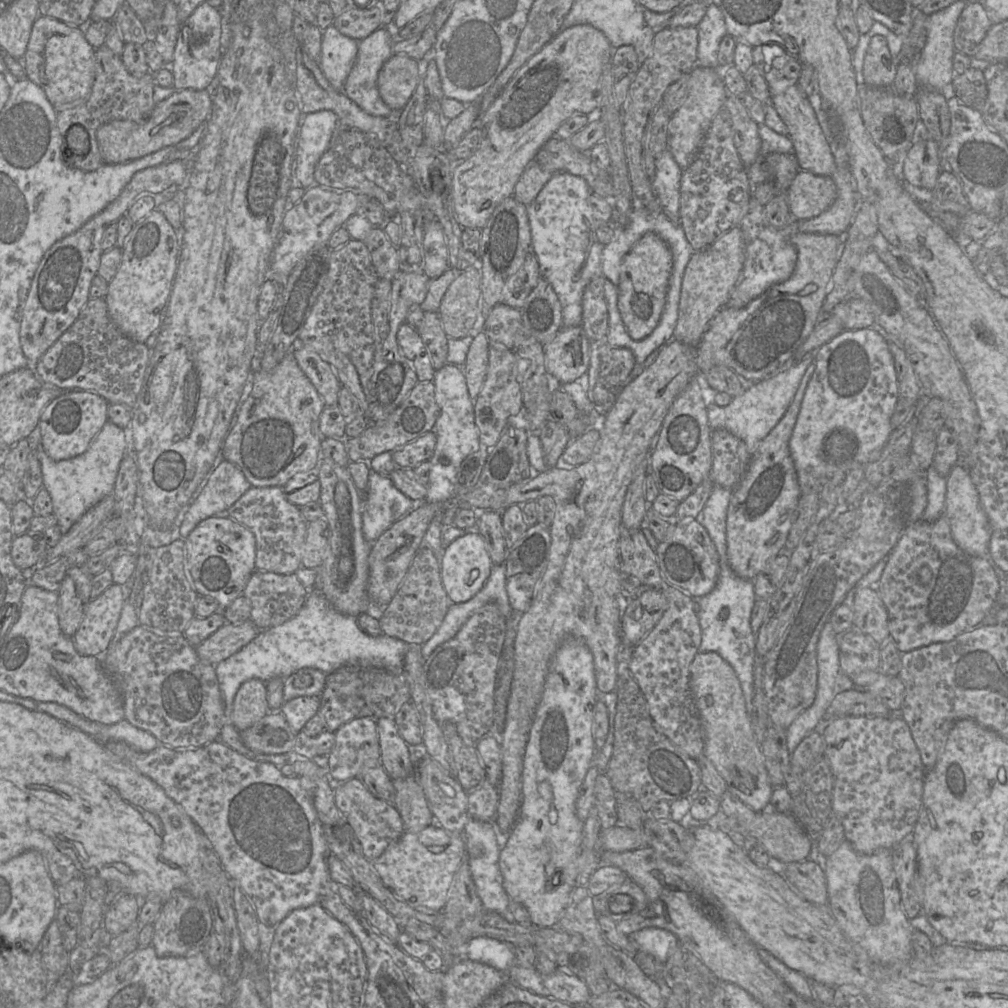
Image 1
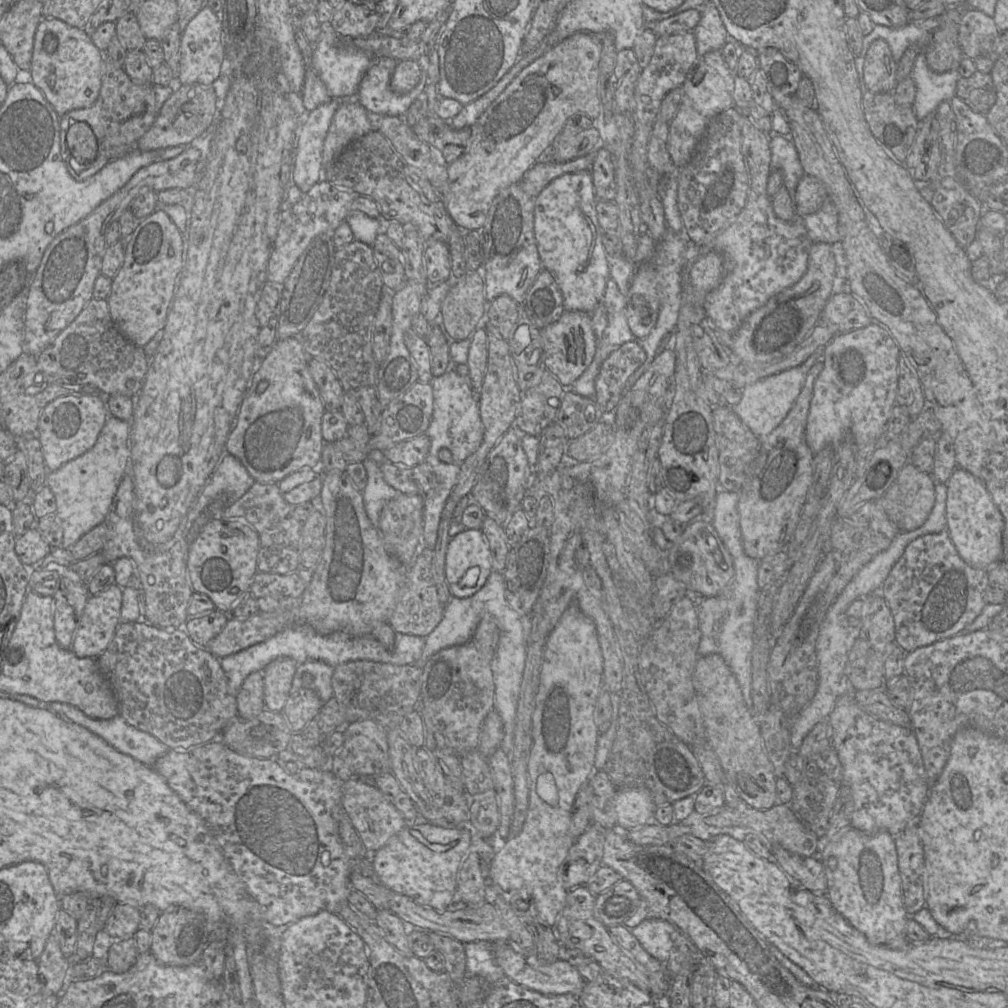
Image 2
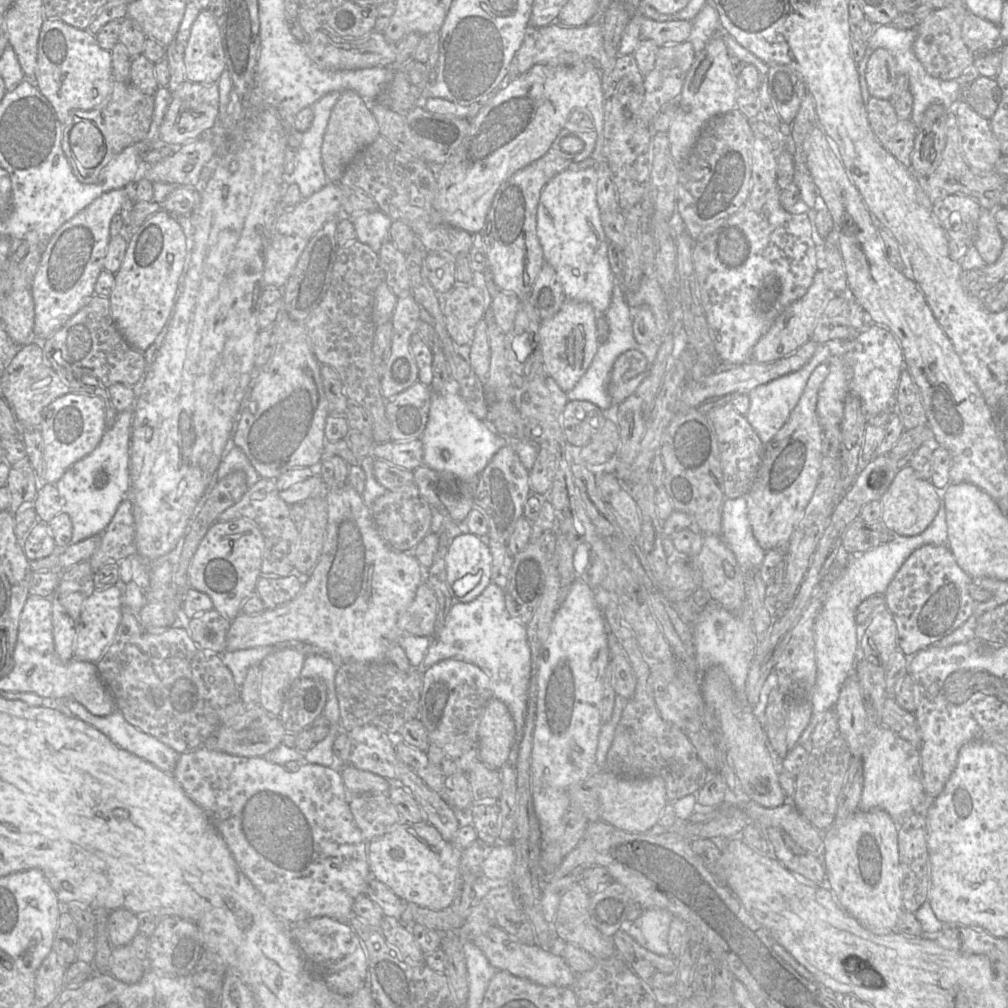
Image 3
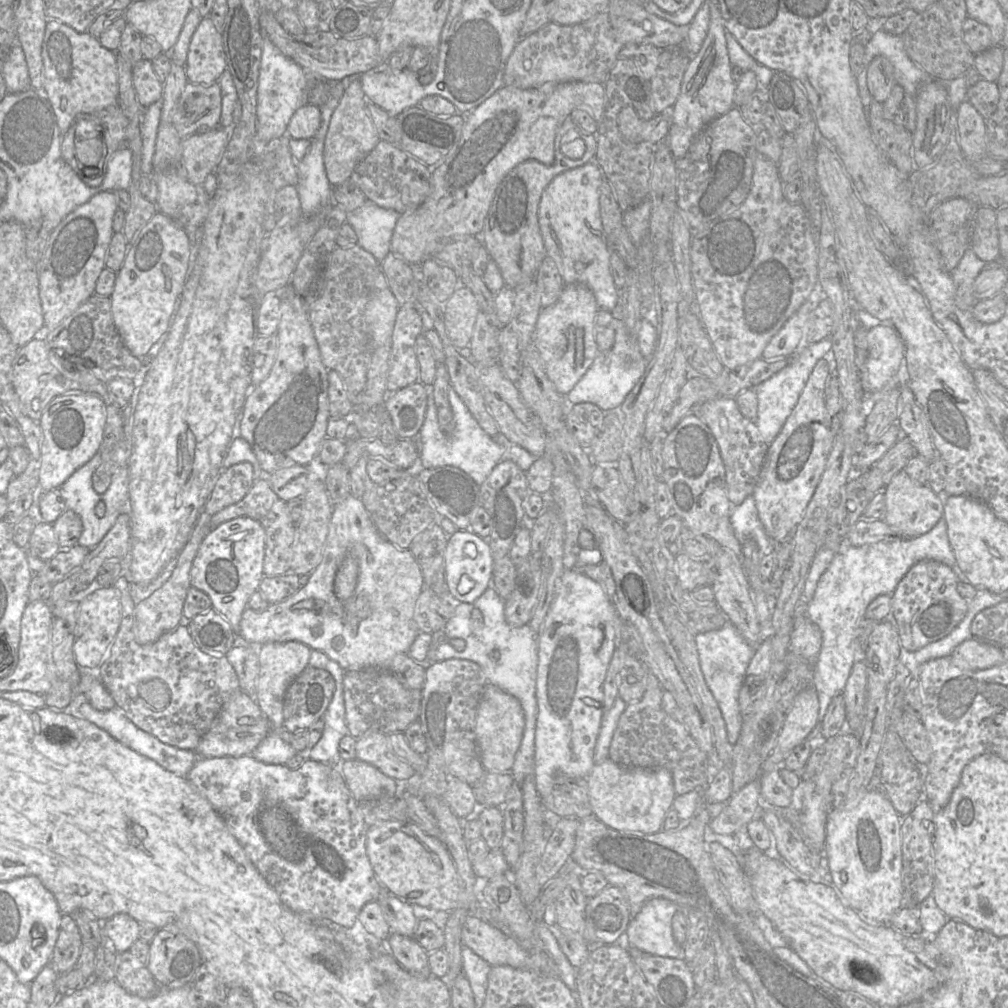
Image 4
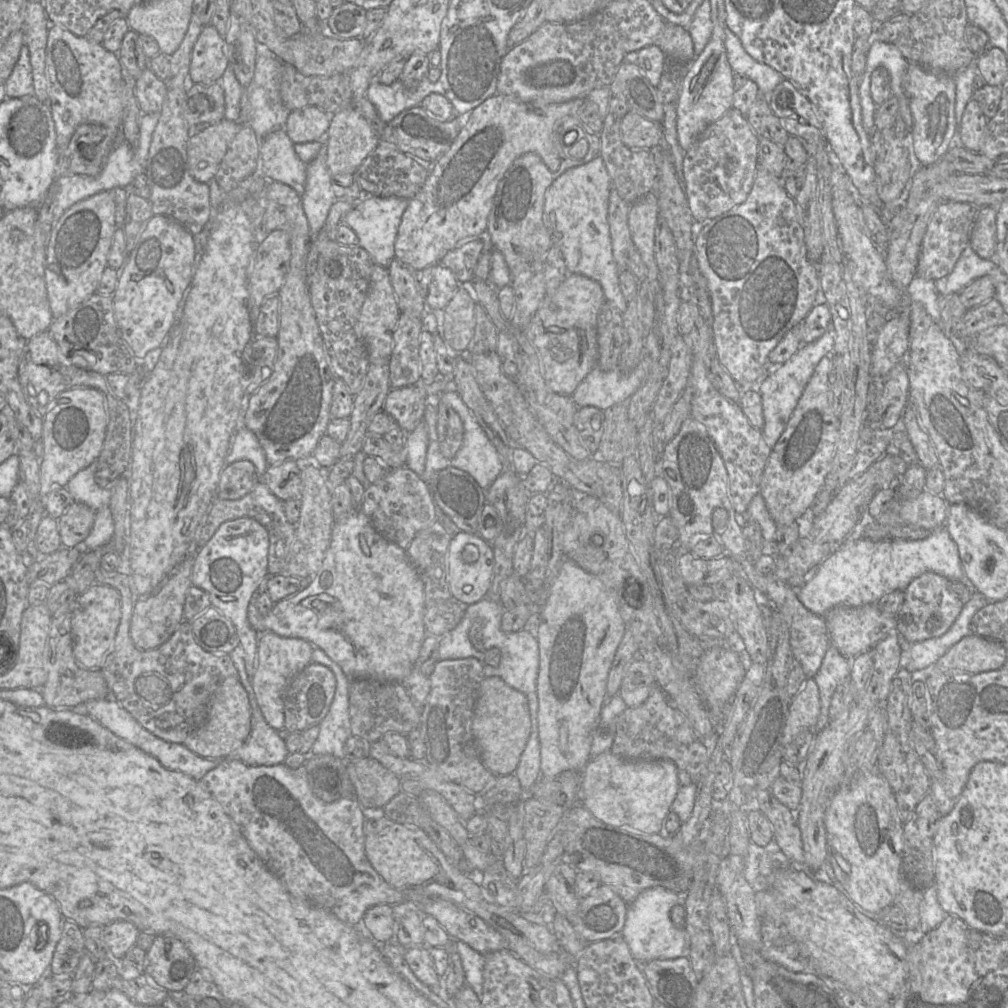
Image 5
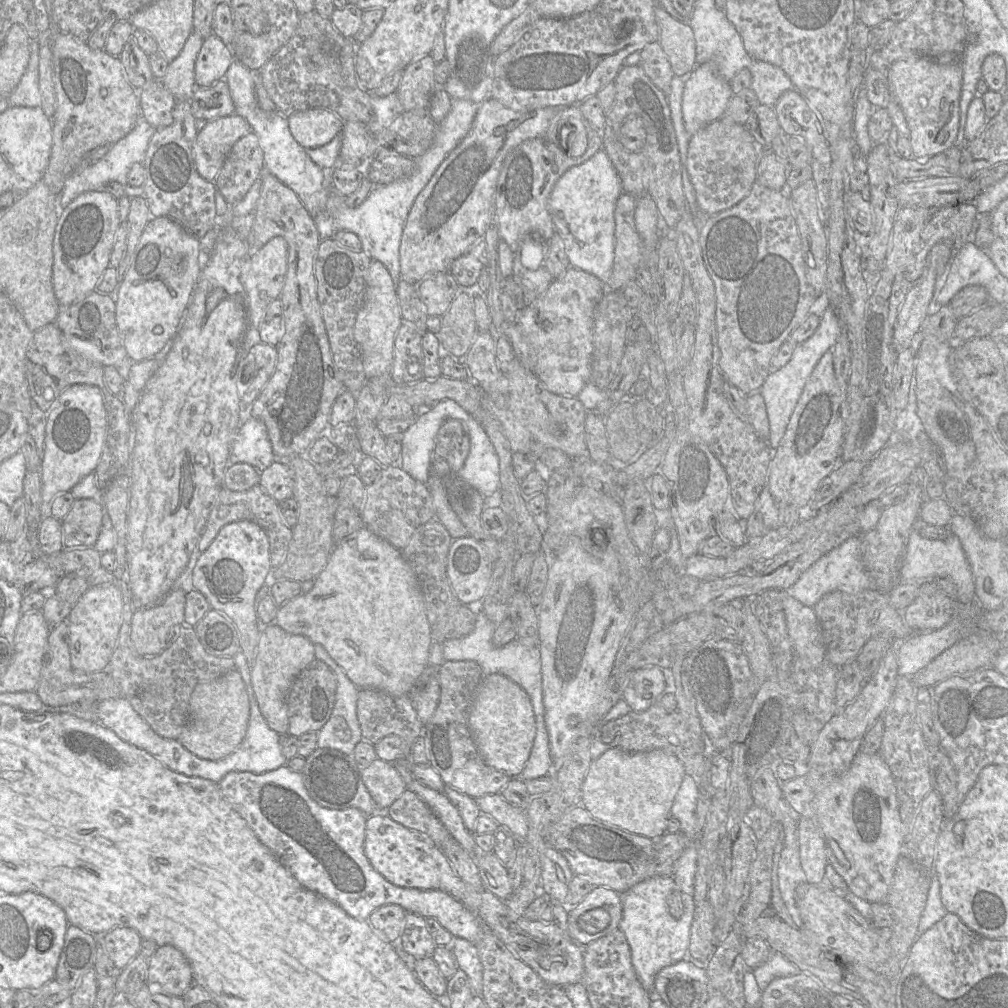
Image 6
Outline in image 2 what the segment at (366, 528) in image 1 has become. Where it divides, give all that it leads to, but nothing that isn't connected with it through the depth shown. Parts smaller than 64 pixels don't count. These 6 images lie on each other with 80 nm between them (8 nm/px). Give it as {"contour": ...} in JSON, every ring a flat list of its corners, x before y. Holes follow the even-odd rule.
{"contour":[[367,457,362,464,367,473,367,484,362,492,364,507,373,526,378,528,380,513,384,505,402,492,397,491,384,480,382,471,374,460]]}

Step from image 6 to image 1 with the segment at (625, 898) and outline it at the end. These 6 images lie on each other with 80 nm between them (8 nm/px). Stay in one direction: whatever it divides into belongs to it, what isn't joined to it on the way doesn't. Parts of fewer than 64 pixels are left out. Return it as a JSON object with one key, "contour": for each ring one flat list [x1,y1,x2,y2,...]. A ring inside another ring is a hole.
{"contour":[[655,927,644,928,629,937,638,949,653,955,662,963,666,963,680,945,672,932]]}

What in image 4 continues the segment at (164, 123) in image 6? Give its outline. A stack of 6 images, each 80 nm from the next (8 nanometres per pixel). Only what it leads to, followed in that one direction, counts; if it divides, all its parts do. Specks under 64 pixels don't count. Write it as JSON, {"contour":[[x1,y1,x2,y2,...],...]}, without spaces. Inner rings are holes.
{"contour":[[142,58,132,66,132,80,142,108,148,108,163,97,163,83,158,80,150,60]]}

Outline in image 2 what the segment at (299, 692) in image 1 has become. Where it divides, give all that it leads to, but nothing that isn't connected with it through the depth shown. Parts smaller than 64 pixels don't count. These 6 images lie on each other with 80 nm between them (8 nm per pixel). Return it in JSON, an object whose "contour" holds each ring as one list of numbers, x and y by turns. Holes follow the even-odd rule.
{"contour":[[310,660,298,665,291,685,290,693,300,689,310,689,317,693,323,703,334,696,332,676,334,667,319,661]]}

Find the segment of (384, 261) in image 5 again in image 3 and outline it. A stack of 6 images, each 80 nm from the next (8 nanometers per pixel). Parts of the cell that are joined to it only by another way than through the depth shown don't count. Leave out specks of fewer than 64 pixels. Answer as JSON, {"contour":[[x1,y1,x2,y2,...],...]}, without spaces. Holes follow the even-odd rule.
{"contour":[[379,209,352,214,349,219,356,230,357,240,378,253,382,244,389,238,393,220]]}

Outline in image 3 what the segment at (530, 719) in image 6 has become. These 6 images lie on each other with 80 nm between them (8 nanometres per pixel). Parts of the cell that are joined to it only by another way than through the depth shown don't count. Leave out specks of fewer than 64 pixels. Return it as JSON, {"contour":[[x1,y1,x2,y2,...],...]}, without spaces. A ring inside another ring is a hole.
{"contour":[[491,698,483,710,478,728,480,760,499,770,508,763,515,735,515,723,507,706,497,698]]}

